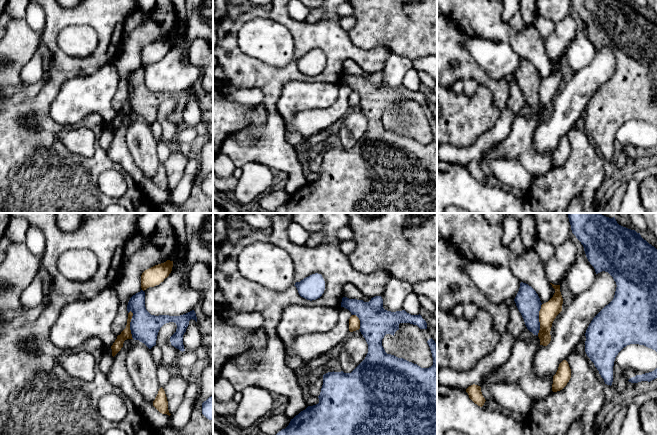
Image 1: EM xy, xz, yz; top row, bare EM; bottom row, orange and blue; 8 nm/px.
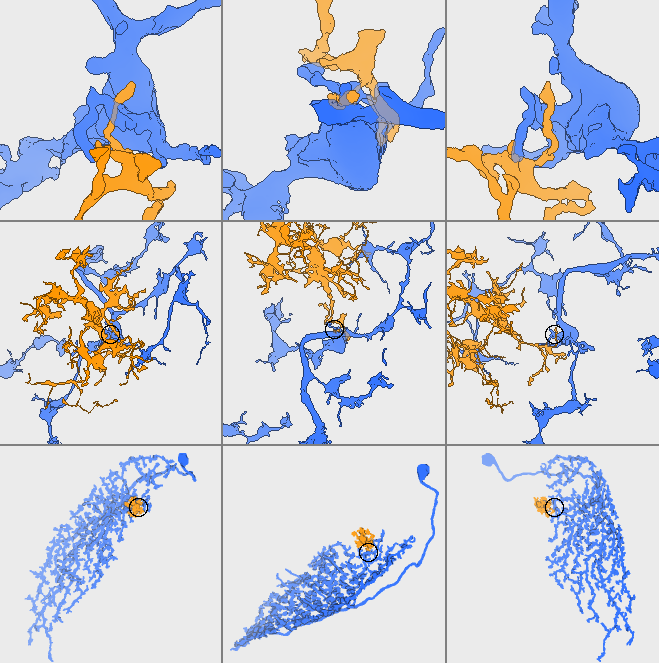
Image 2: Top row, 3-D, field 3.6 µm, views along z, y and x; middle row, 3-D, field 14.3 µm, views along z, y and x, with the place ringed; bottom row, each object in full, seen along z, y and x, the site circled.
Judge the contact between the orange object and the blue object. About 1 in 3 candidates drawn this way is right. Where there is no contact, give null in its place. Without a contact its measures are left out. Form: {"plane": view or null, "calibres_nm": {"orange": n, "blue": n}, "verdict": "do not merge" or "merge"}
{"plane": "yz", "calibres_nm": {"orange": 140, "blue": 190}, "verdict": "do not merge"}

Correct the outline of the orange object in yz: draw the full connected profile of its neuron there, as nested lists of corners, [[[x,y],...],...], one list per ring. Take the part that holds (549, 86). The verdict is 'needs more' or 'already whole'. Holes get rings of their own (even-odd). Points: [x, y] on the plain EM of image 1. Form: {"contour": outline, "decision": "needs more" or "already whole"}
{"contour": [[[550,59],[555,65],[553,73],[541,81],[539,87],[540,106],[538,113],[540,121],[547,122],[551,117],[551,103],[556,92],[562,87],[563,74],[560,68],[560,61]]], "decision": "already whole"}

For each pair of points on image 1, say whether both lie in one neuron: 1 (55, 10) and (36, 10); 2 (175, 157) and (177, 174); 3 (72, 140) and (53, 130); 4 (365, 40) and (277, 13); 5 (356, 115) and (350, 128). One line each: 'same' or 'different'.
1: different
2: same
3: different
4: different
5: same

